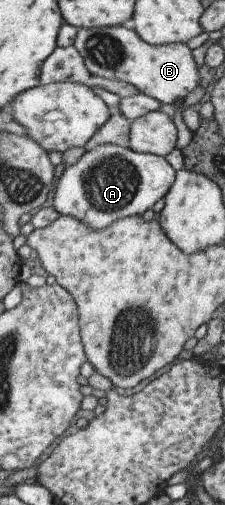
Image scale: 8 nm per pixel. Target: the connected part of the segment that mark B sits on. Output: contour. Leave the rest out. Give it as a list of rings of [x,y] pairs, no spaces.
[[[129,25],[78,28],[72,46],[84,60],[85,69],[91,77],[130,83],[141,94],[159,103],[173,103],[179,97],[183,99],[199,81],[198,67],[185,44],[148,44]]]

